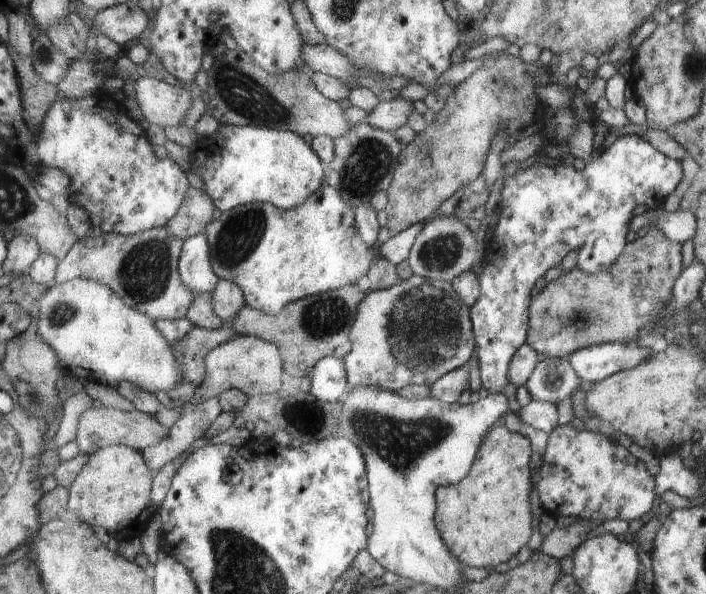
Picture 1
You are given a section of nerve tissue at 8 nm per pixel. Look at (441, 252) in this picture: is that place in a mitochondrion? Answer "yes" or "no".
yes

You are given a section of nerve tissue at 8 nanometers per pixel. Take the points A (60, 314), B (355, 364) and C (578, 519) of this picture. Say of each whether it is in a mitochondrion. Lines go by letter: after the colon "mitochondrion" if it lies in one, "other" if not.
A: mitochondrion
B: other
C: other

